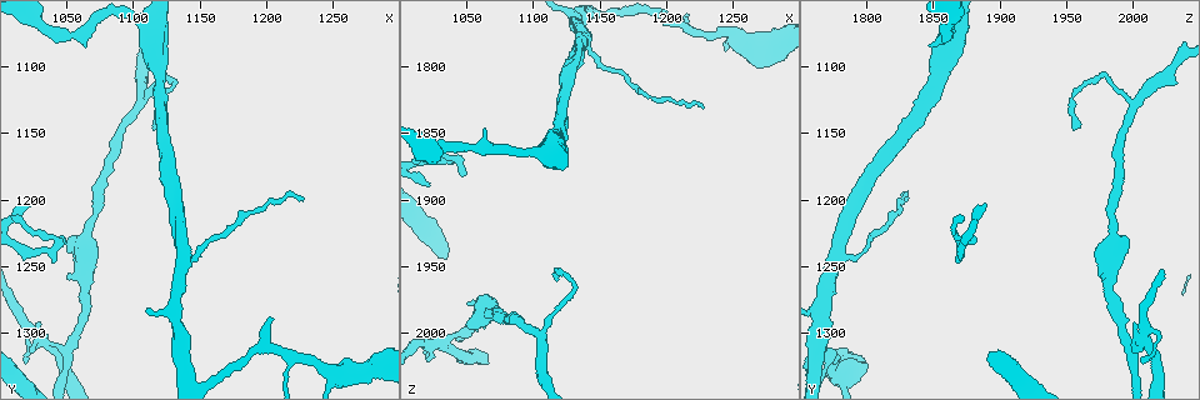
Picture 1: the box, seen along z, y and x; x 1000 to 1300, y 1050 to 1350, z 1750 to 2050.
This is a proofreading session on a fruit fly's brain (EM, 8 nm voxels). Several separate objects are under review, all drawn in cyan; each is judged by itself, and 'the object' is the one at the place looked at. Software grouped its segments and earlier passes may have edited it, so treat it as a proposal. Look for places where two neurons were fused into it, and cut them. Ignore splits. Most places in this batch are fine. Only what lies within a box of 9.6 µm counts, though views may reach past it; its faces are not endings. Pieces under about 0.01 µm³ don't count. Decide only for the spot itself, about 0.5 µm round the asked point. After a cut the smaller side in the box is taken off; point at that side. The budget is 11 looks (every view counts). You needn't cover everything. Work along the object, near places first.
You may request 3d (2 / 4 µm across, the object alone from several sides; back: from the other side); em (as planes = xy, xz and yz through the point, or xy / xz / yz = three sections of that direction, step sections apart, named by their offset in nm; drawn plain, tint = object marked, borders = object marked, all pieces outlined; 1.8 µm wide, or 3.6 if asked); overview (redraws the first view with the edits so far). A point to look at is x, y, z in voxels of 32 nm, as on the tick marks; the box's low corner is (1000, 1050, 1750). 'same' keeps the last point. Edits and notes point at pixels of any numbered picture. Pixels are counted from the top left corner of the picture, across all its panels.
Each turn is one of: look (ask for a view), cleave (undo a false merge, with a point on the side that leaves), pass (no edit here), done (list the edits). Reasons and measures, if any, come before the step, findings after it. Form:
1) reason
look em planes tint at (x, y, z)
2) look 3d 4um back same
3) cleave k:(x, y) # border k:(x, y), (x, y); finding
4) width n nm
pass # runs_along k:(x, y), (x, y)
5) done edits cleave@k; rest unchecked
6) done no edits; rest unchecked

arms part here
look 3d 2um at (1140, 1242, 1778)

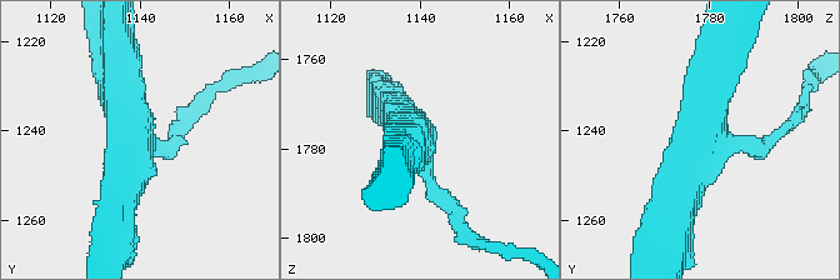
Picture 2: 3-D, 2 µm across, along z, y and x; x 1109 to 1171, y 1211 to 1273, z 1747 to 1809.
arms 3; shape alone is not enough
look em xy step 4 plain at (1137, 1242, 1777)

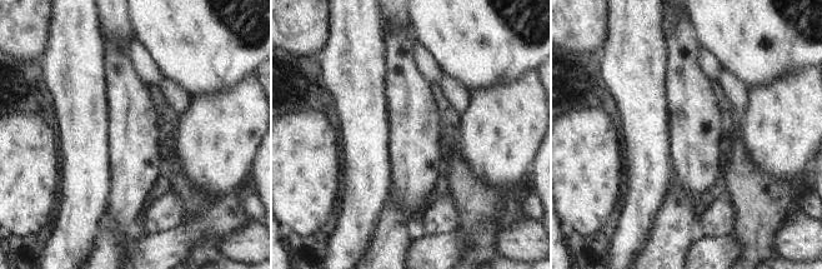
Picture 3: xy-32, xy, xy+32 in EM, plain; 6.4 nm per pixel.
with the object marked
look em xy step 4 tint same

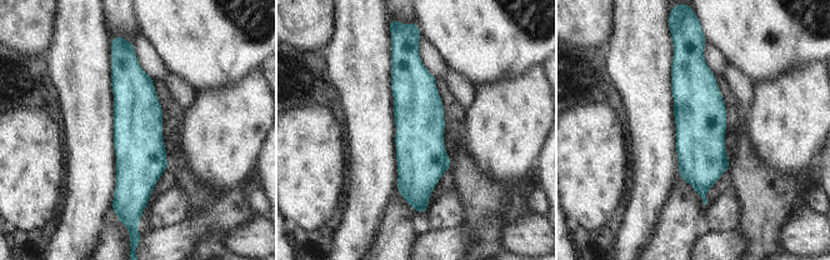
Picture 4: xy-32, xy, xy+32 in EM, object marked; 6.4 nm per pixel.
width 320 nm
pass # runs_along 4:(410, 55), (423, 205); continuous, no second neuron

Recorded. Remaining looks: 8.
side arm on a straight run
look em xz step 8 tint at (1216, 1318, 1772)

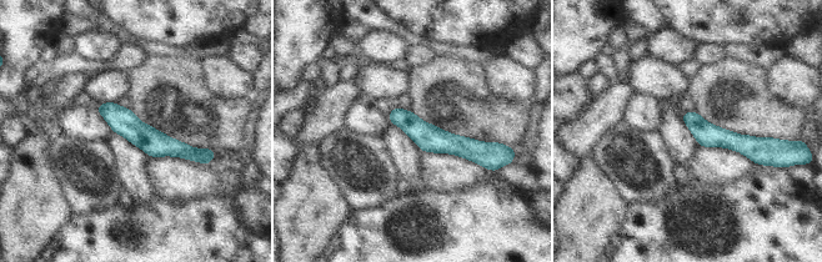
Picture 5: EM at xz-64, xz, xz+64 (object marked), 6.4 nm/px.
look em planes tint same

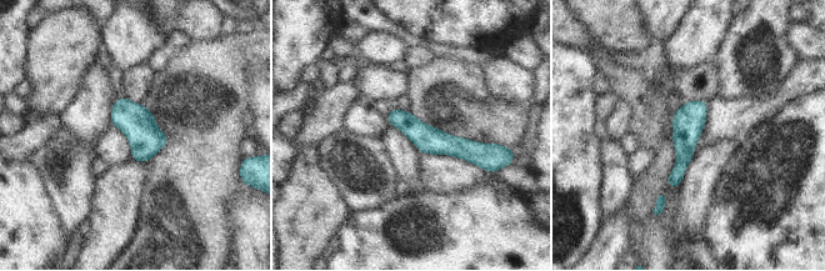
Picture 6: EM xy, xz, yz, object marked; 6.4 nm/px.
width 180 nm
pass # continuous, no second neuron

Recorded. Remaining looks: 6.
sharp bend
look 3d 4um at (1034, 1306, 2004)

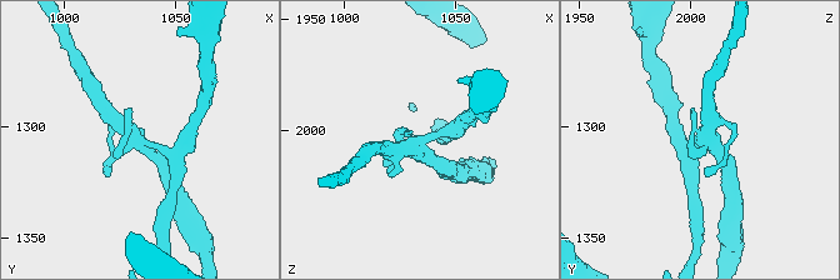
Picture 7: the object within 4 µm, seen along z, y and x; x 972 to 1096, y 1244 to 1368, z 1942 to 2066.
look em yz step 8 tint at (1034, 1307, 2003)

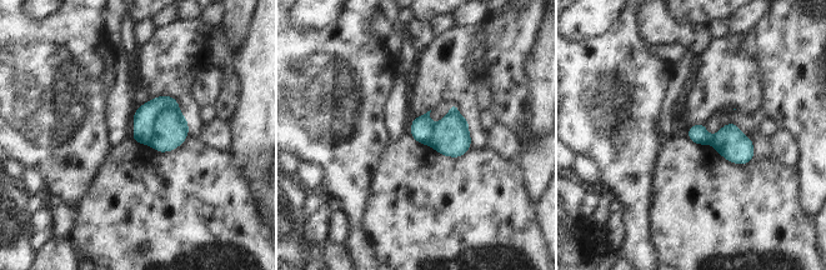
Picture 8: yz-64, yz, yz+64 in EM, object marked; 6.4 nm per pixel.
look em planes borders same

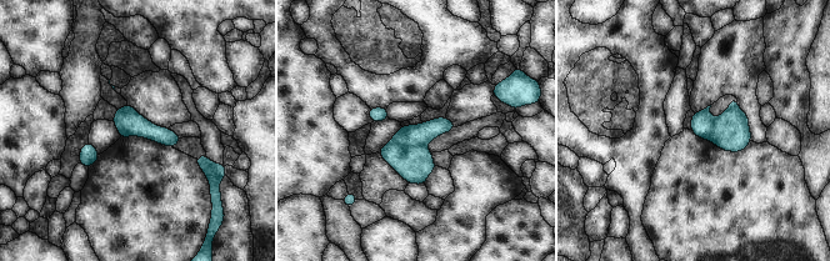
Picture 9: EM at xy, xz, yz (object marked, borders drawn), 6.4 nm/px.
cleave 9:(414, 164) # a second neuron is stuck on

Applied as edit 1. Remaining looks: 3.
a fork
look em 3.6um planes tint at (1102, 1128, 2000)

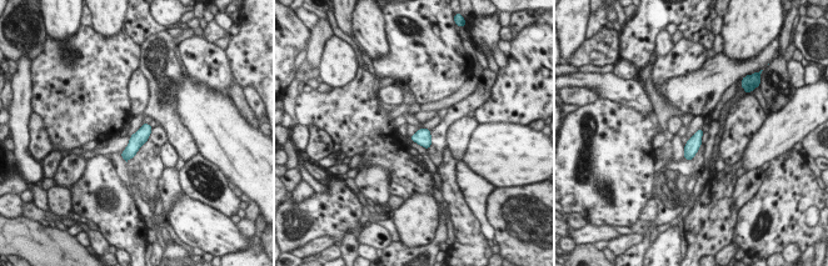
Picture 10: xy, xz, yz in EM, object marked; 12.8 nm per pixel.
pass # continuous, no second neuron

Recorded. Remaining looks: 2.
done edits cleave@9; rest unchecked

